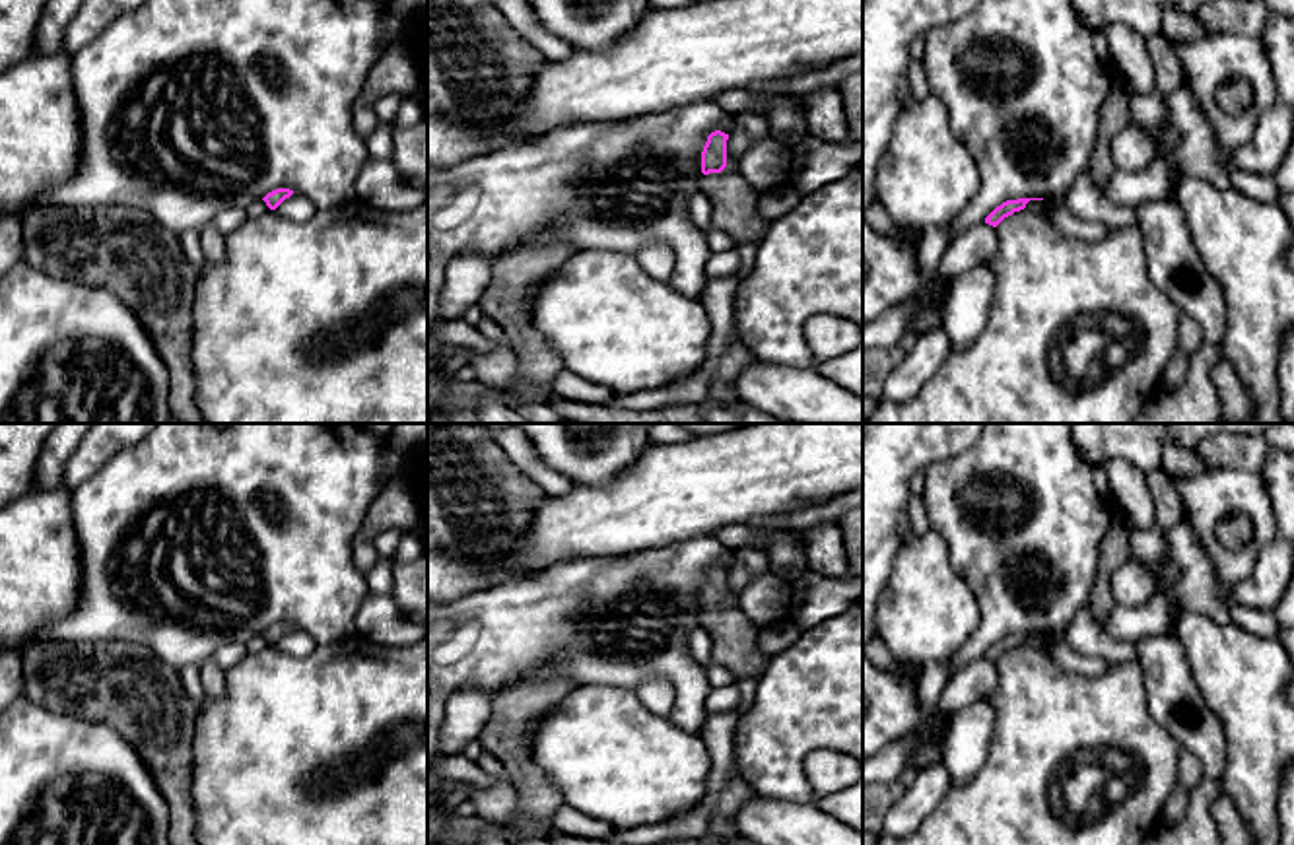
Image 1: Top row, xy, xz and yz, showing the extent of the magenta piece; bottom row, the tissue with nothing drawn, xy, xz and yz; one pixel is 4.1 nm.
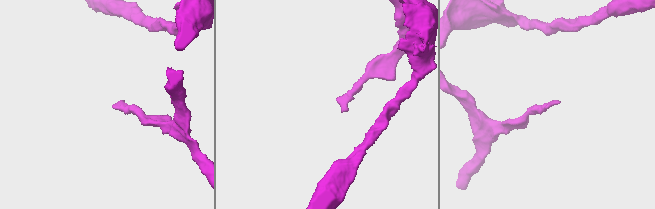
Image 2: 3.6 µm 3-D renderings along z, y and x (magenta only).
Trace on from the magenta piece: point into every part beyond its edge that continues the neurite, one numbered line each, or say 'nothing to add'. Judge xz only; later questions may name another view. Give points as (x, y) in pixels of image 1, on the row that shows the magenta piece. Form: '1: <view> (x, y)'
1: xz (733, 199)

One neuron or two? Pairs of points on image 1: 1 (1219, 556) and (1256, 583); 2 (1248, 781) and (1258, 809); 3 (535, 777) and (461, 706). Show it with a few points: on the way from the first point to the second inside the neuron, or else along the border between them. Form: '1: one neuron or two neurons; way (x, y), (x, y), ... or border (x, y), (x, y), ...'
1: two neurons; border (1273, 537), (1258, 554), (1252, 570), (1230, 593)
2: one neuron; way (1254, 787), (1258, 803)
3: two neurons; border (492, 696), (492, 715), (476, 739)

